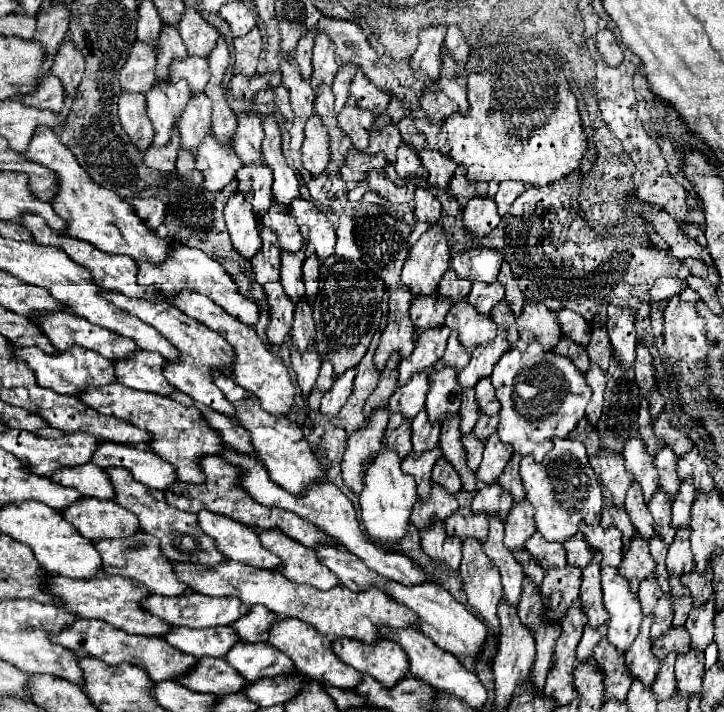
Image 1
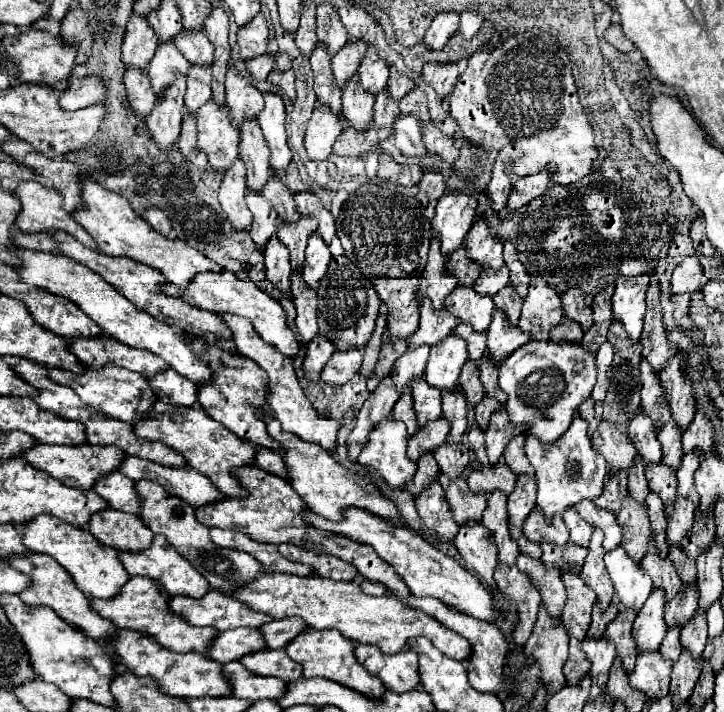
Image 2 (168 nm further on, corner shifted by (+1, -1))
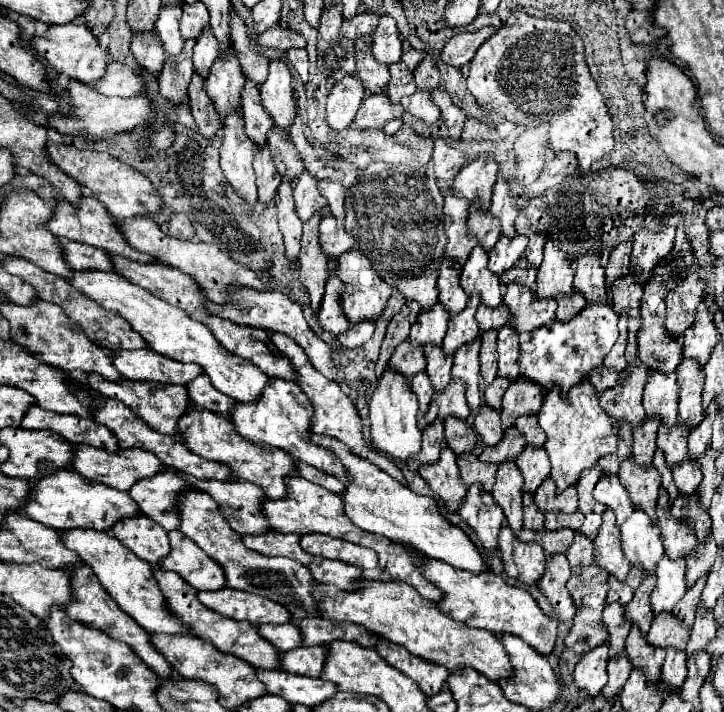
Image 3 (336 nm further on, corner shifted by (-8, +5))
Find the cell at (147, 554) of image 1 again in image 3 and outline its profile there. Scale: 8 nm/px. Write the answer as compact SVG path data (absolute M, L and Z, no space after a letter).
M171 530L169 540L169 558L159 564L161 570L177 572L195 590L221 590L225 586L223 568L197 548L191 538L183 536L179 530Z

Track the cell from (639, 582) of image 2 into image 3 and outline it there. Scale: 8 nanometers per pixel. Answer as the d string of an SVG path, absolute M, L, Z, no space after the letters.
M635 510L621 526L621 548L633 568L639 568L645 576L653 576L657 562L665 552L661 546L661 534L657 524L647 514Z

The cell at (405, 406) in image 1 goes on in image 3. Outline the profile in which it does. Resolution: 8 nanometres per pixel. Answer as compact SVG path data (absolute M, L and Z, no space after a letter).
M435 304L429 312L421 312L417 324L413 324L411 328L411 336L409 342L423 346L423 344L437 344L441 346L443 336L447 332L447 312L441 304Z

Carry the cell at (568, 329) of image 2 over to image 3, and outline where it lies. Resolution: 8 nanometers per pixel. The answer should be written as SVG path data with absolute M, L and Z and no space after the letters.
M573 292L571 296L559 296L557 304L559 304L557 306L557 320L567 322L569 318L575 318L587 306L587 300L579 292Z

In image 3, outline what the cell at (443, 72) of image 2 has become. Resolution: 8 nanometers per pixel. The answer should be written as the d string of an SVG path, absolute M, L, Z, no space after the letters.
M483 28L479 32L463 32L463 34L455 34L441 50L441 60L455 66L455 68L463 68L469 64L469 60L473 58L473 54L477 52L477 48L493 34L493 28Z

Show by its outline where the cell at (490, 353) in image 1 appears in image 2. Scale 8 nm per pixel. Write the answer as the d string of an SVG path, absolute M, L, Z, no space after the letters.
M496 310L492 316L492 324L488 328L488 350L496 364L506 360L516 348L530 340L528 332L512 326L502 310Z

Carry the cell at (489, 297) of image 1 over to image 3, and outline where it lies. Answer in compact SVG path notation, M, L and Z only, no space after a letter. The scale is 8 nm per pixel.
M519 234L515 238L501 236L495 248L489 252L489 270L501 276L505 270L509 270L509 266L517 264L517 260L523 256L525 246L527 246L525 236L519 236Z

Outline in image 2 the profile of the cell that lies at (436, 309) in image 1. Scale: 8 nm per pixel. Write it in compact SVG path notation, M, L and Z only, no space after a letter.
M432 236L432 246L430 246L430 252L428 252L428 264L426 264L424 276L420 280L418 296L420 298L426 296L426 298L432 300L434 308L442 308L444 298L456 286L458 286L456 276L448 274L448 256L444 256L440 252L440 238Z

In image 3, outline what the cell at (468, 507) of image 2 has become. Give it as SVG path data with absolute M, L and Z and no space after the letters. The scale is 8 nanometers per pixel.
M469 452L469 454L461 454L457 458L457 466L459 466L459 472L461 472L465 486L481 484L481 488L485 492L491 492L493 482L495 482L495 472L497 472L495 464L479 462L479 458L473 452Z

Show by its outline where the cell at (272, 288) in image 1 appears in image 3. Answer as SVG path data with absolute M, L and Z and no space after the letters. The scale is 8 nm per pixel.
M281 182L279 194L277 194L277 210L279 210L279 230L283 234L285 242L285 254L291 262L299 258L299 242L301 242L301 226L303 222L299 220L295 212L295 202L293 202L293 186L289 182Z

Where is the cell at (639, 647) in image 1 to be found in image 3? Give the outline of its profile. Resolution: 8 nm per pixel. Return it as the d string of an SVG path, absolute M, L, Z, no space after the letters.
M667 556L661 558L657 564L657 586L651 592L651 608L653 614L673 612L673 606L683 598L687 592L685 586L685 560L669 560Z

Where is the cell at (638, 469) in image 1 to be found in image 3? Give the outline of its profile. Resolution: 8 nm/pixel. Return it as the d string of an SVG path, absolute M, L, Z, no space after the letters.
M651 372L645 384L643 406L649 418L659 418L661 424L665 424L667 428L671 428L673 422L677 422L677 376L675 372L669 376Z

